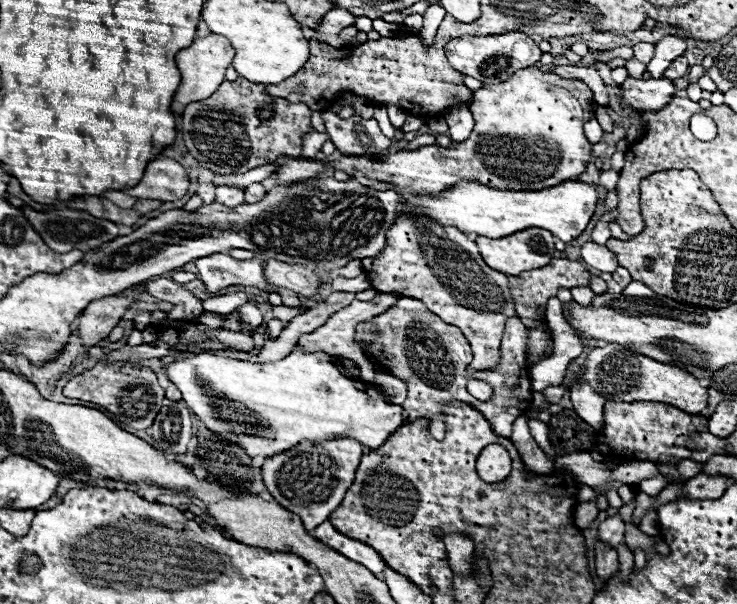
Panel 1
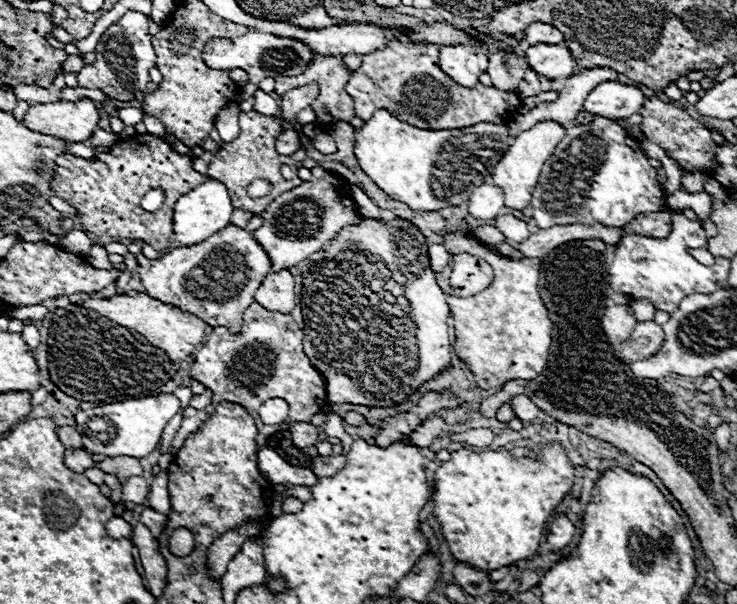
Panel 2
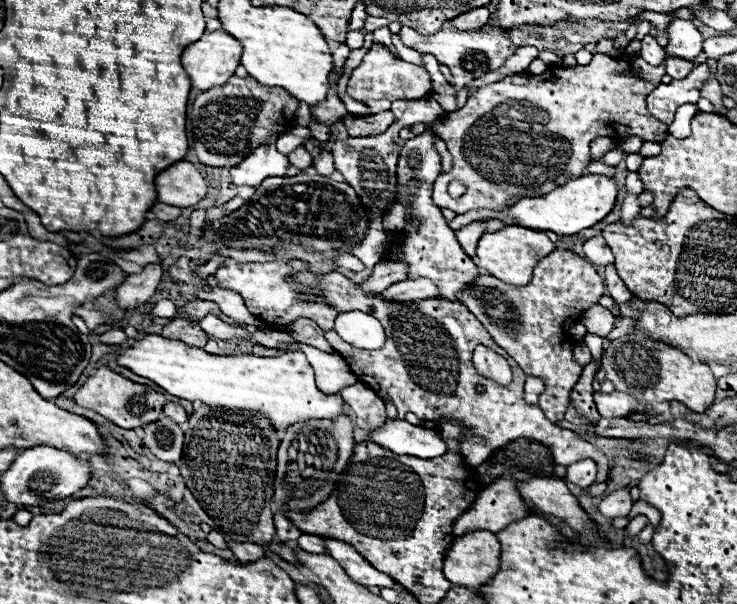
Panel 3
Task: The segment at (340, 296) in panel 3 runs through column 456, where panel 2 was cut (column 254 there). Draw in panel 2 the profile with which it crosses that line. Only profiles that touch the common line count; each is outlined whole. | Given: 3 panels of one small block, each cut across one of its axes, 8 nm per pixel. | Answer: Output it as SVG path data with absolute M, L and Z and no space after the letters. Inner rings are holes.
M254 302L250 308L246 308L240 334L234 336L226 328L214 328L208 342L196 352L190 376L212 390L212 406L222 400L242 404L254 418L258 432L272 436L278 430L286 430L290 422L310 422L312 416L328 404L322 374L312 368L308 356L304 354L302 336L304 332L296 326L292 316L266 312L260 308L260 304ZM268 398L282 398L288 402L288 422L276 426L262 424L258 408Z

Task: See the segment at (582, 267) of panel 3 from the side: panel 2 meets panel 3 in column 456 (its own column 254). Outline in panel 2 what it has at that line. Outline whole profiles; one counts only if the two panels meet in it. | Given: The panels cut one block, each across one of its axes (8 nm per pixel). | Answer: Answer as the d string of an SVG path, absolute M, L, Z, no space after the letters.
M290 270L270 272L266 280L262 280L260 288L254 292L254 300L272 312L292 314L296 306L296 292L294 292L294 276Z

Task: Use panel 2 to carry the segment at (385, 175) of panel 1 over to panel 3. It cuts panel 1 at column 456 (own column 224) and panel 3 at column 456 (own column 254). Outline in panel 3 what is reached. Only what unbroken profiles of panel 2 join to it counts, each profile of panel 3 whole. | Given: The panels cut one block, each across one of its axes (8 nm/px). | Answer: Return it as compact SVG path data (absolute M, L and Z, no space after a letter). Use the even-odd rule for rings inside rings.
M594 54L588 66L552 66L542 74L512 74L494 84L478 88L474 94L468 96L466 104L460 110L446 114L446 120L434 124L434 130L446 142L448 152L454 158L452 170L442 172L434 182L434 204L450 208L456 214L466 214L480 208L504 210L520 198L548 194L554 188L564 186L568 180L580 178L590 160L590 142L596 138L608 136L614 142L620 142L624 138L640 136L646 142L662 142L668 136L668 126L648 112L646 96L660 84L660 78L664 74L664 62L660 62L658 66L650 66L642 58L634 56L622 56L618 60L612 60L610 56ZM452 180L460 180L466 184L464 196L450 198L448 184Z

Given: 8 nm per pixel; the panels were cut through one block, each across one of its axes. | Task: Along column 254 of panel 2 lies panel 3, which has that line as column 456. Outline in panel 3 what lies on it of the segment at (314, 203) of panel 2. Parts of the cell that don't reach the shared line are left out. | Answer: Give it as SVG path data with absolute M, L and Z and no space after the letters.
M476 220L476 222L470 222L468 226L462 226L460 230L456 230L456 238L462 246L462 250L474 258L476 256L476 244L480 240L480 236L486 232L486 226L484 226L484 220Z

